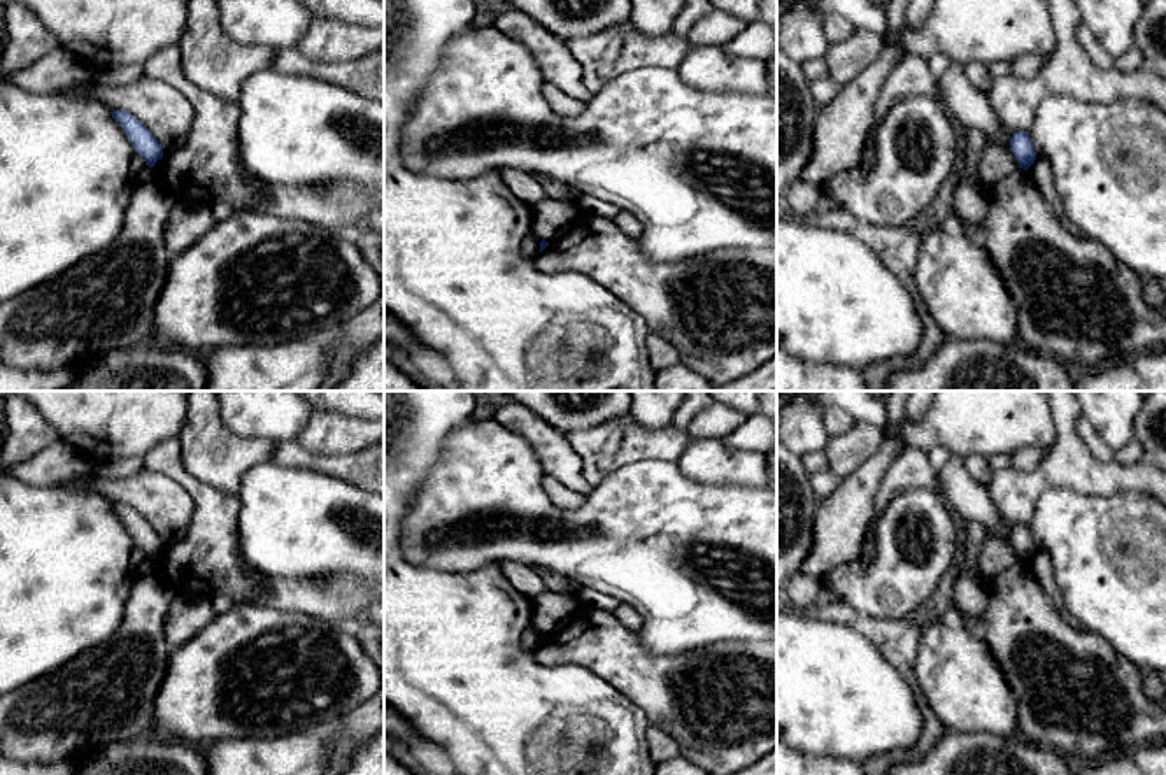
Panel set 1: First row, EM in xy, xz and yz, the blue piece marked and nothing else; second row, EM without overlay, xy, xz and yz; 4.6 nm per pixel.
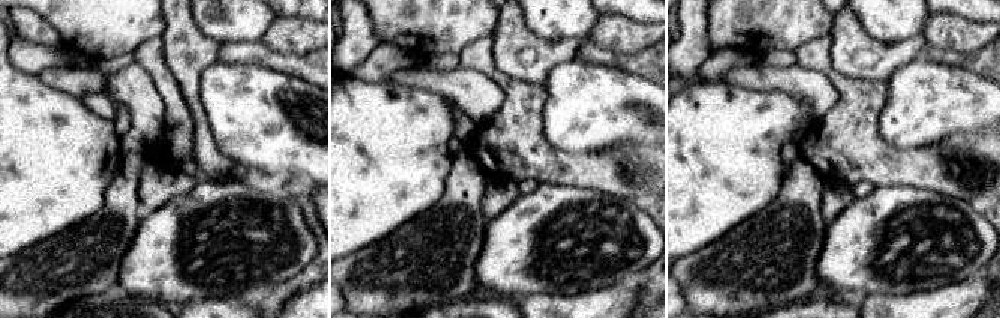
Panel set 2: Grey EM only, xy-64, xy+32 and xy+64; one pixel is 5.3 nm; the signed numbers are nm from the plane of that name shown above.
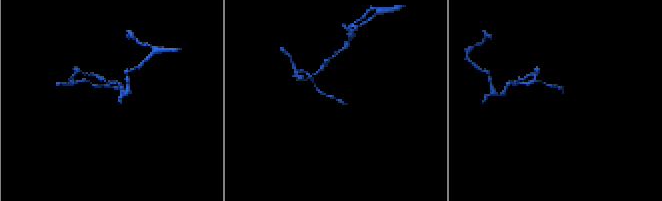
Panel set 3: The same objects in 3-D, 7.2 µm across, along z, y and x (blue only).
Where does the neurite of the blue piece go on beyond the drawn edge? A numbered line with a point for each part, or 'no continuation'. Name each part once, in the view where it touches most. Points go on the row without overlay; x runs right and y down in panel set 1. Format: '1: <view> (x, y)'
no continuation

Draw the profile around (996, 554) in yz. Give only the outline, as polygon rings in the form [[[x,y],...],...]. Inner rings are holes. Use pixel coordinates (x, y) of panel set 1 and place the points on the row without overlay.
[[[987,528],[987,537],[980,544],[978,565],[985,577],[998,577],[1019,561],[1008,535],[998,535]]]

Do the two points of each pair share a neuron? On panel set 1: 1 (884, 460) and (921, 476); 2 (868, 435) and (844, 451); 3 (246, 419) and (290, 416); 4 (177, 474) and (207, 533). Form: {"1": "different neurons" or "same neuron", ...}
{"1": "different neurons", "2": "same neuron", "3": "same neuron", "4": "same neuron"}

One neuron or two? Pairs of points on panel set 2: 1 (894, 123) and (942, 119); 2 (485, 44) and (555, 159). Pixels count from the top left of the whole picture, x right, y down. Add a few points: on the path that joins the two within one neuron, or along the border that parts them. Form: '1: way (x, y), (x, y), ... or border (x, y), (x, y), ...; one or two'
1: way (906, 122), (911, 119), (930, 119); one
2: way (495, 74), (521, 99), (521, 128), (525, 132); one

